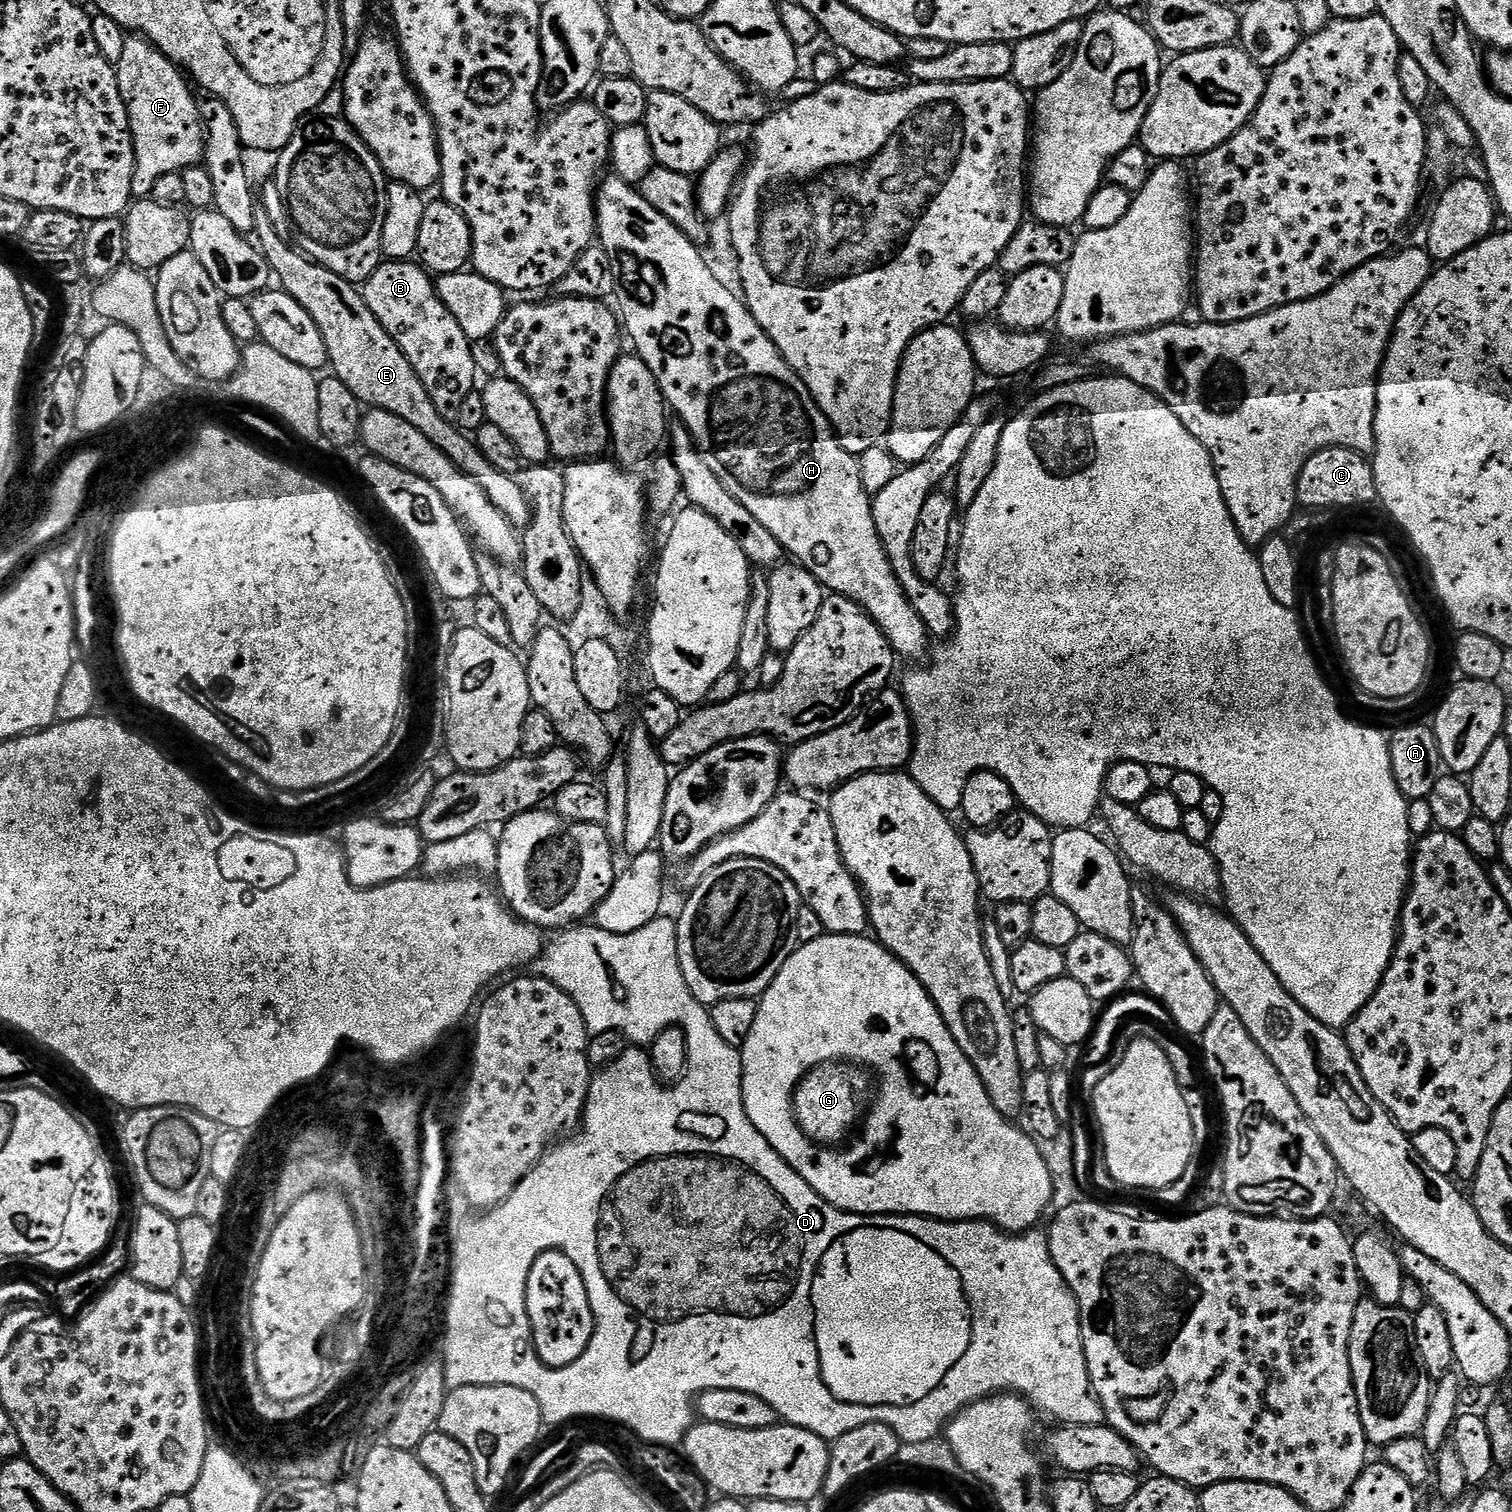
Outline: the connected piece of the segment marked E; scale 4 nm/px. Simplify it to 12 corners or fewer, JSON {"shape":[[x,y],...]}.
{"shape":[[263,203],[255,239],[361,405],[422,430],[517,530],[532,501],[442,418],[363,293],[298,251]]}

